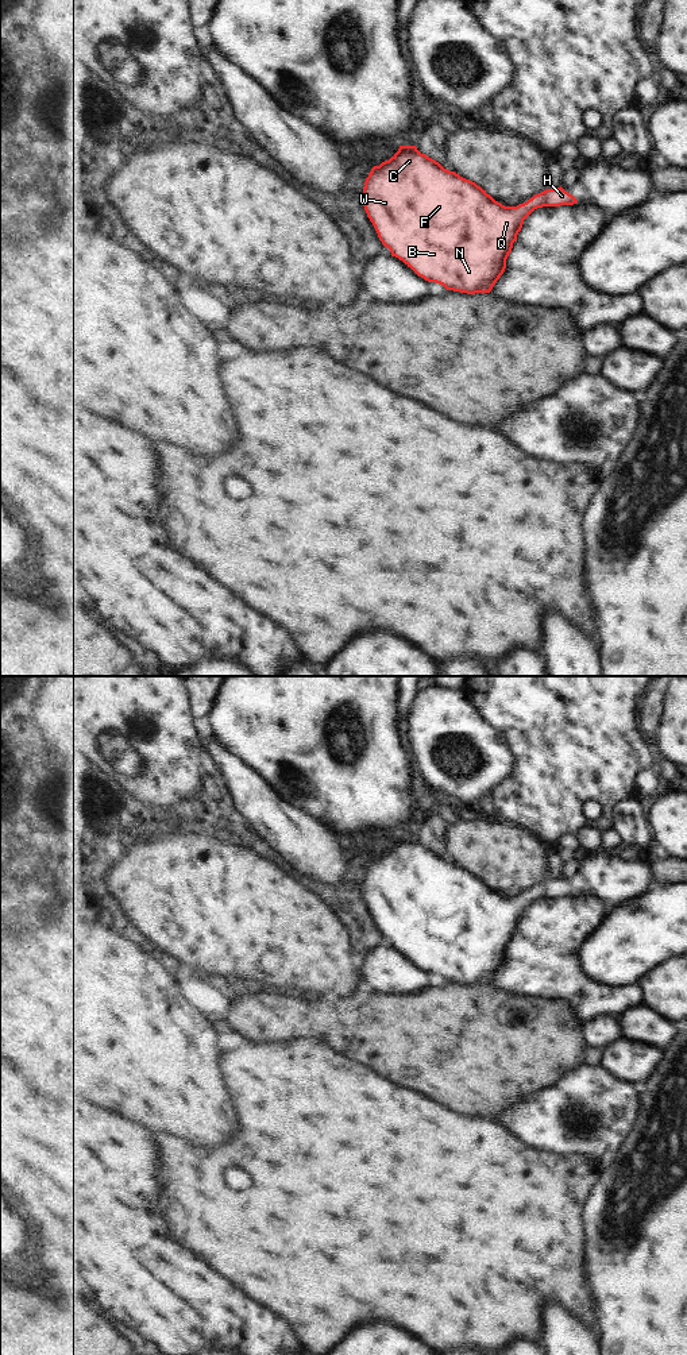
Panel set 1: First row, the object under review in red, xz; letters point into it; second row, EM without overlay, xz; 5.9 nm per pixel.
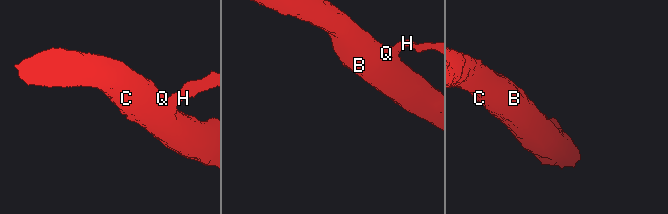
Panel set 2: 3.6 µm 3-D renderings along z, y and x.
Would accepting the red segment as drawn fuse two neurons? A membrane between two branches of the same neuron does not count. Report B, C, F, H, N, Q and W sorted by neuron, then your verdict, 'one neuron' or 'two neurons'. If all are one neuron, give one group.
B C F H N Q W | one neuron

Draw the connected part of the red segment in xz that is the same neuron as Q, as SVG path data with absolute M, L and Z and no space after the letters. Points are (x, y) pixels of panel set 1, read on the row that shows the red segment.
M400 146L389 161L374 166L362 197L367 217L391 256L425 281L467 294L491 292L506 269L506 259L524 220L534 209L576 202L560 186L534 194L517 206L505 206L475 182L421 154L416 146Z

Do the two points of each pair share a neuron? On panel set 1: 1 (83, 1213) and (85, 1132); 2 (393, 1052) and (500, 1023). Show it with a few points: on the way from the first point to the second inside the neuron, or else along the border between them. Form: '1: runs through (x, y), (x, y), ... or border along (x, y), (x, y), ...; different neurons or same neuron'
1: runs through (103, 1193), (103, 1153); same neuron
2: runs through (420, 1041), (473, 1041); same neuron

